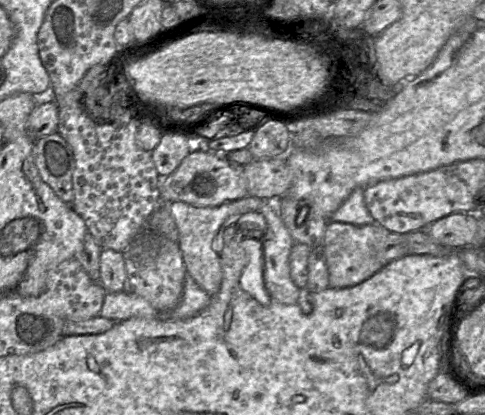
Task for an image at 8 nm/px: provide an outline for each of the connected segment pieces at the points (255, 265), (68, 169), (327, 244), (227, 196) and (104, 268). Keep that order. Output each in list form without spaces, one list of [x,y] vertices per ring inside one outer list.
[[[252,243],[250,246],[249,262],[240,278],[242,289],[252,295],[261,304],[269,304],[271,297],[264,284],[264,260],[259,259],[259,252],[262,251],[262,245],[258,246]]]
[[[56,133],[35,142],[33,157],[42,180],[66,204],[73,204],[75,158],[70,145]]]
[[[328,221],[322,244],[329,275],[329,287],[355,286],[382,269],[384,266],[378,260],[378,241],[388,232],[390,231],[378,223],[353,225]]]
[[[192,151],[172,174],[161,179],[161,200],[183,201],[197,207],[207,207],[244,198],[249,193],[242,167],[231,163],[222,153]]]
[[[102,249],[99,274],[99,282],[107,293],[117,293],[127,289],[125,260],[121,252]]]

